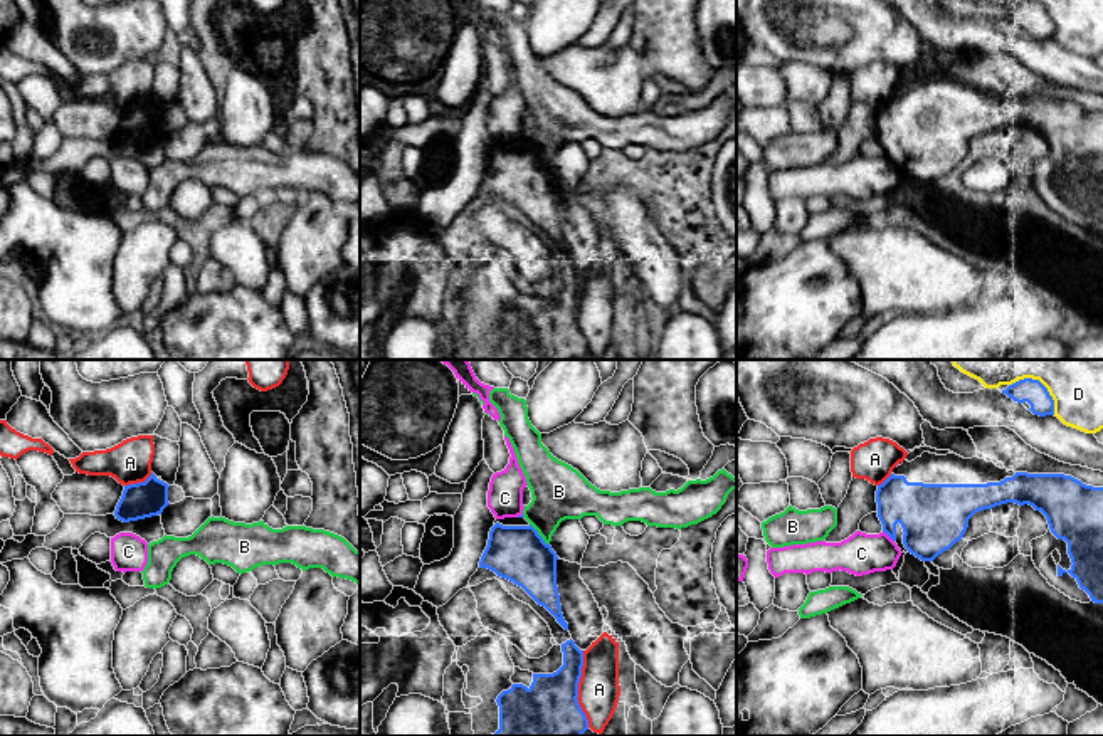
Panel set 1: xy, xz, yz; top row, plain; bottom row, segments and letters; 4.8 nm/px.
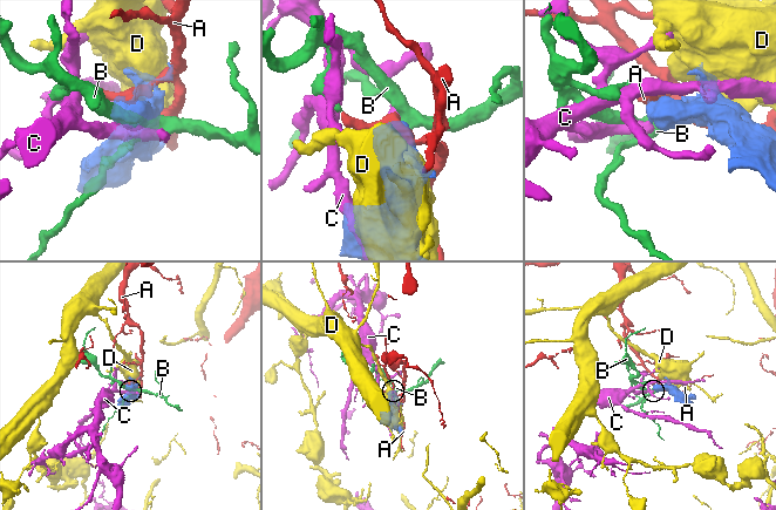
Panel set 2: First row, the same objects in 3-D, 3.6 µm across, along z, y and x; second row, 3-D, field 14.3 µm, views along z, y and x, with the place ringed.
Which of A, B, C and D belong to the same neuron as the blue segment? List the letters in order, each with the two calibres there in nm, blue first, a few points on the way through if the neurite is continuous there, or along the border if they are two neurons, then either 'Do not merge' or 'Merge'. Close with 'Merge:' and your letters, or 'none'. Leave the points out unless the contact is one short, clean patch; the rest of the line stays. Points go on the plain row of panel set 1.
A: Thickness 380 nm (blue) against 200 nm. Do not merge
B: Thickness 280 nm (blue) against 260 nm. Boundary: xz (530, 147), (548, 168). Do not merge
C: Thickness 320 nm (blue) against 200 nm. Boundary: yz (883, 153), (893, 165). Do not merge
D: Thickness 120 nm (blue) against 240 nm. Do not merge
Merge: none

